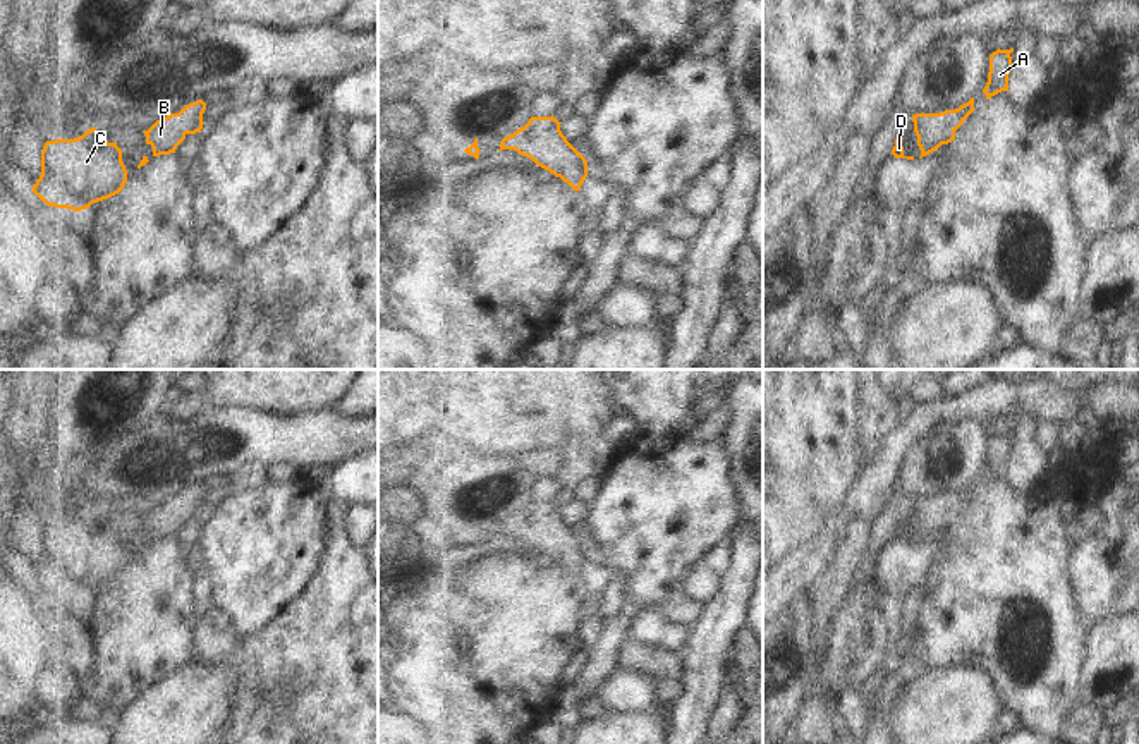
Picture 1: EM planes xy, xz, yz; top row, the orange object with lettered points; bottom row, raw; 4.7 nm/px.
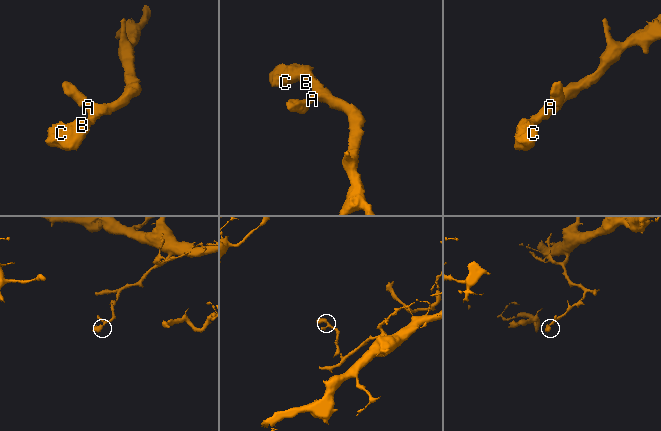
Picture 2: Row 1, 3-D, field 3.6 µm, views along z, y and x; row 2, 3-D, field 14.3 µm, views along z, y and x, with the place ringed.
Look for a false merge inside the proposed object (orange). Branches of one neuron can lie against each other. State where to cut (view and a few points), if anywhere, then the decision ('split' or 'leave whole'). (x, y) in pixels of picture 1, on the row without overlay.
no cut | leave whole

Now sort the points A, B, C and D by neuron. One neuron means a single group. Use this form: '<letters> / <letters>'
A B C D

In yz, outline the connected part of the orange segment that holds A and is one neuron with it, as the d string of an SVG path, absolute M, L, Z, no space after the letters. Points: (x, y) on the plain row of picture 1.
M998 433L990 440L988 467L983 474L983 478L986 479L986 485L990 485L991 481L1002 476L1008 476L1008 459L1012 455L1012 442L1010 442L1012 436L1014 433L1010 435Z

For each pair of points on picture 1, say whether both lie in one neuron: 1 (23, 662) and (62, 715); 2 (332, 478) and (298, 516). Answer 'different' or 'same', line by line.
1: different
2: different

